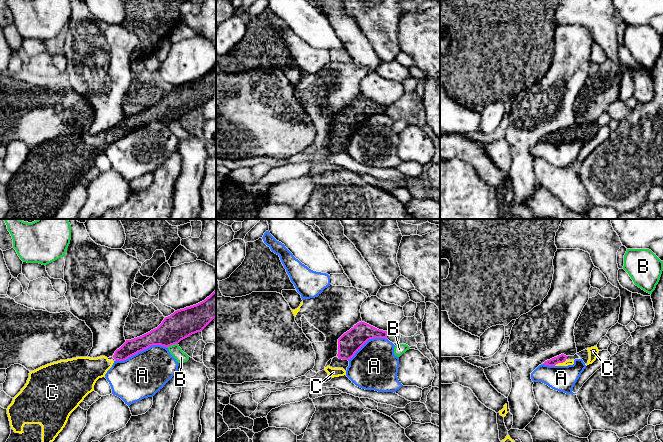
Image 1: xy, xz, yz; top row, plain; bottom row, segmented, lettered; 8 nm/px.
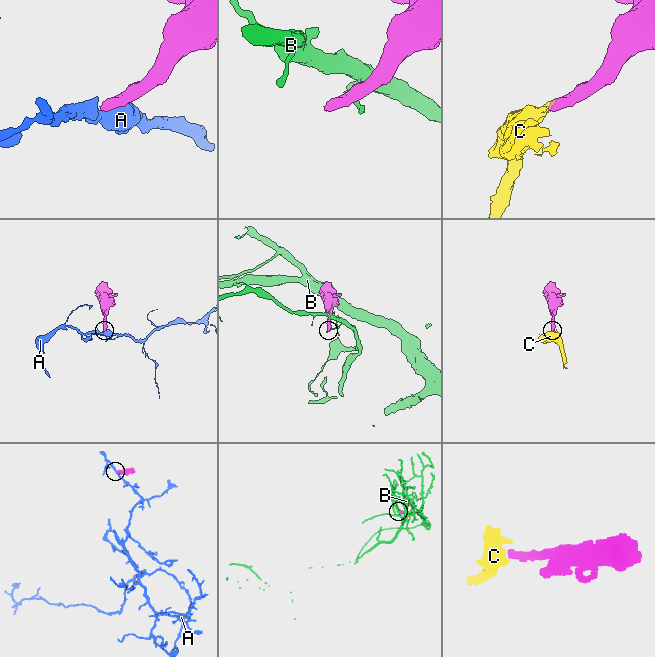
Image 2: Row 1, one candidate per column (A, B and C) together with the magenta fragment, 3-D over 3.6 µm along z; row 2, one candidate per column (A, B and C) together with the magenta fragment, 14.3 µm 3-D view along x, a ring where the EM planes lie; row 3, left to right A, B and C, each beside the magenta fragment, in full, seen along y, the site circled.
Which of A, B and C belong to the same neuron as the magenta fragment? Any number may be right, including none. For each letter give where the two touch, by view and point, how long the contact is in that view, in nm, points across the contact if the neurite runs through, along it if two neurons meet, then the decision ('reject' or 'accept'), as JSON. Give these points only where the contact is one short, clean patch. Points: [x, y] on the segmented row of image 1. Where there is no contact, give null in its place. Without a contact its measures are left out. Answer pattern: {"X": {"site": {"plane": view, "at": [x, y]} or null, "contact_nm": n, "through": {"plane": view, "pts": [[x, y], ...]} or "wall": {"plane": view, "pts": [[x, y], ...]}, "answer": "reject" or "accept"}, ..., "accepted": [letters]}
{"A": {"site": {"plane": "xy", "at": [141, 350]}, "contact_nm": 440, "answer": "reject"}, "B": {"site": {"plane": "xy", "at": [172, 344]}, "contact_nm": 90, "wall": {"plane": "xy", "pts": [[177, 343], [167, 347]]}, "answer": "reject"}, "C": {"site": {"plane": "yz", "at": [560, 362]}, "contact_nm": 110, "through": {"plane": "yz", "pts": [[561, 358], [560, 362], [568, 362]]}, "answer": "accept"}, "accepted": ["C"]}

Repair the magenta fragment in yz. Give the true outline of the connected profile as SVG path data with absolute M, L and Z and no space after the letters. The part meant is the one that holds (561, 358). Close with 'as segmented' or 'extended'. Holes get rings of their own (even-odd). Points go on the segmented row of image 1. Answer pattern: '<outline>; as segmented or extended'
M561 354L557 357L554 357L550 360L545 361L543 364L548 366L568 366L573 365L574 360L568 360L568 356Z; extended

